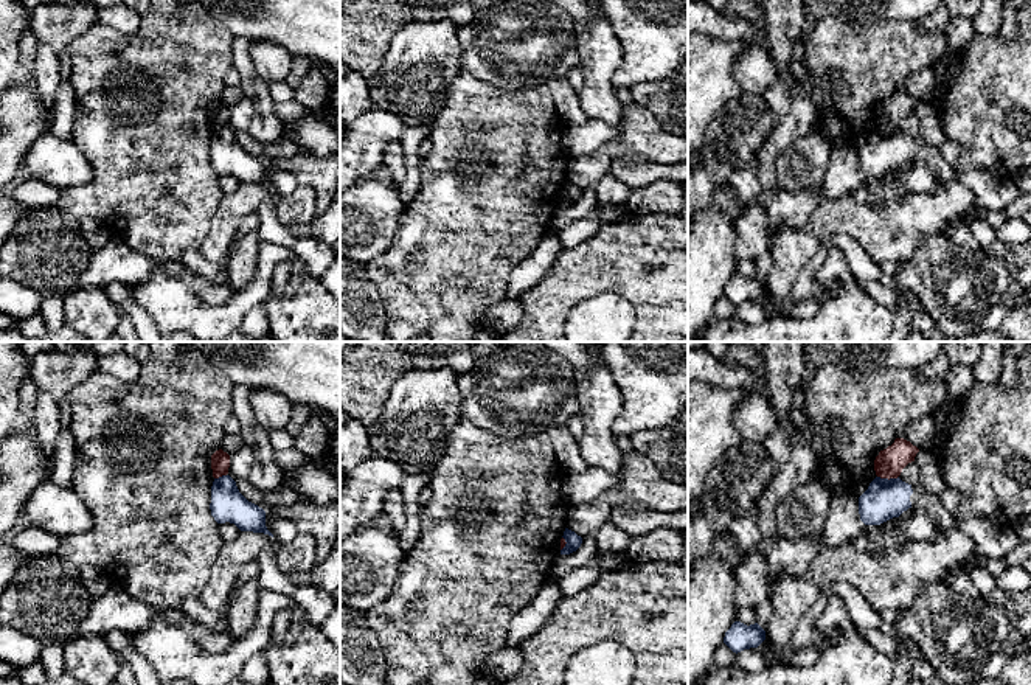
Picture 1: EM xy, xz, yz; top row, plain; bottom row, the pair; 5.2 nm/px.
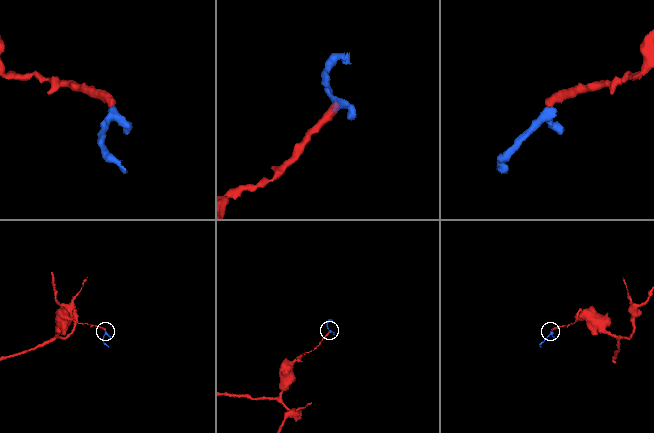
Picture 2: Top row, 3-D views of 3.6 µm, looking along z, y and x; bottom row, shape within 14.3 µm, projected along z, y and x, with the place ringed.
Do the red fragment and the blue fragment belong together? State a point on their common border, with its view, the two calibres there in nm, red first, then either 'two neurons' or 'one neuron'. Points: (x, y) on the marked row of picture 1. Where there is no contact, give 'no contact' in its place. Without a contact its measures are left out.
contact yz (888, 479); calibres 150 and 200 nm; two neurons

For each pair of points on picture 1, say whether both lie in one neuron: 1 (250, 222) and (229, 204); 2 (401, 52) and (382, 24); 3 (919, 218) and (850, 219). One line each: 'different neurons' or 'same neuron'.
1: different neurons
2: different neurons
3: same neuron

